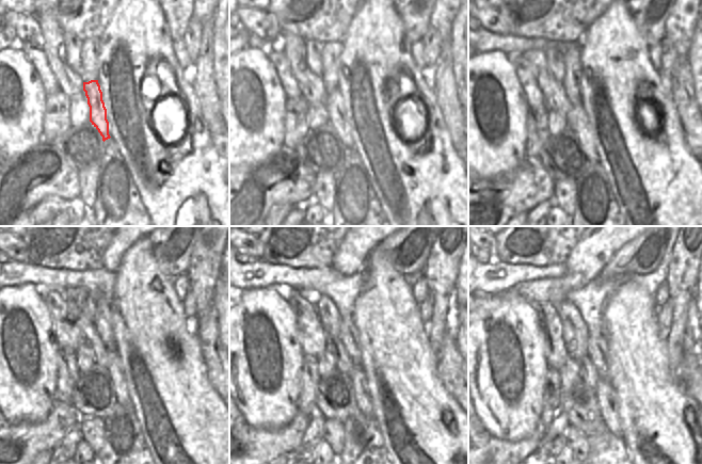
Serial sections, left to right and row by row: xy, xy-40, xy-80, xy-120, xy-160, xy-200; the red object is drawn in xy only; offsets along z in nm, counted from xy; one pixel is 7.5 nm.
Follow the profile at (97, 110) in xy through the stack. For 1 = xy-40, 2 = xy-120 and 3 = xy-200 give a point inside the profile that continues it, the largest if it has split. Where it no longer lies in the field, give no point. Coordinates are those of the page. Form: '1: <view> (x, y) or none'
1: xy-40 (335, 108)
2: xy-120 (113, 367)
3: xy-200 (605, 396)

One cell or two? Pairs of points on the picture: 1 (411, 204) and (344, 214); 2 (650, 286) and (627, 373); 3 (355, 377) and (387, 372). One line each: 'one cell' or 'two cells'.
1: two cells
2: two cells
3: two cells

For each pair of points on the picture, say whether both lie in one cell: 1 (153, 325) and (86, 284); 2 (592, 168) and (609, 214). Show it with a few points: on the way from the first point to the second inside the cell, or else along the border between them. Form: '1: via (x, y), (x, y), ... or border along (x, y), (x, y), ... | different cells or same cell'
1: border along (115, 274), (113, 296), (109, 304) | different cells
2: via (592, 179), (594, 200), (597, 203) | same cell

